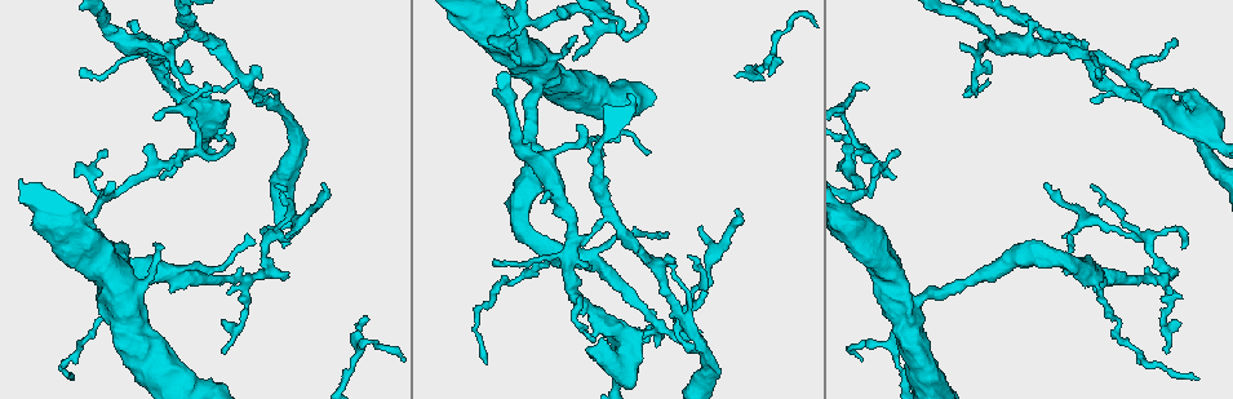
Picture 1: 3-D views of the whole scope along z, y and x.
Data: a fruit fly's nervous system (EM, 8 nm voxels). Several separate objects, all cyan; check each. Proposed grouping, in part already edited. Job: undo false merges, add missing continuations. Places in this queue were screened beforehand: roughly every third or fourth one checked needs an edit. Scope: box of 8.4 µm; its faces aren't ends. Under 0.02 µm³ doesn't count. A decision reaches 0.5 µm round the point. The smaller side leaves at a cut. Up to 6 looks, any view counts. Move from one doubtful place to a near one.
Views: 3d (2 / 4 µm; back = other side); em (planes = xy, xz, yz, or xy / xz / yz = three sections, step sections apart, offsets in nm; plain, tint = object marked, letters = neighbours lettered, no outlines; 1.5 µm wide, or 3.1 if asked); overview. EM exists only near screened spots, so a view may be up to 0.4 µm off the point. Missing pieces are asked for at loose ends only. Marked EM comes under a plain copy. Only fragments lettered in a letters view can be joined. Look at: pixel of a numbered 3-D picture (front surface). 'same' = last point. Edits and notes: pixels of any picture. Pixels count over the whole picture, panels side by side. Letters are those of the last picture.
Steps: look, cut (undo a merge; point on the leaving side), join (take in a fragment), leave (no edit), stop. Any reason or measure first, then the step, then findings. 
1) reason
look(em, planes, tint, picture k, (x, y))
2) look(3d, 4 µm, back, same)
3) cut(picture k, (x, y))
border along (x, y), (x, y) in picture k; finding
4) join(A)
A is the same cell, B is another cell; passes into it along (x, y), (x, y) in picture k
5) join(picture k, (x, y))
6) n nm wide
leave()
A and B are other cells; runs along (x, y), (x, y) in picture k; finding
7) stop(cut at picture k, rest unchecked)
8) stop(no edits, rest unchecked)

arms part here
look(3d, 4 µm, picture 1, (862, 151))

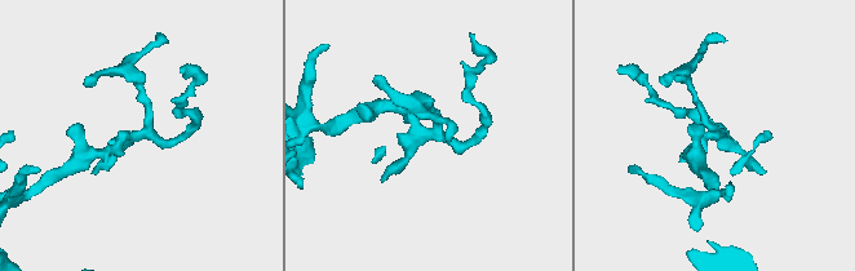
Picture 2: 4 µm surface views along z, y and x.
look(em, xy, step 8, tint, picture 2, (141, 131))

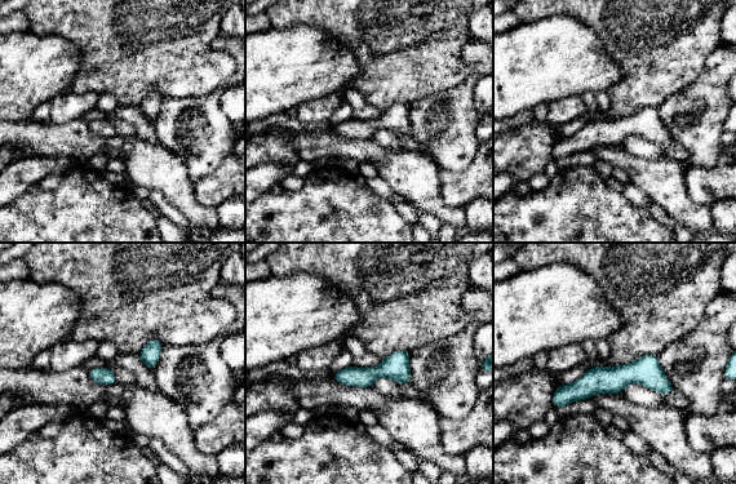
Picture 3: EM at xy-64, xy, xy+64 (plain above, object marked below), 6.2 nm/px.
another direction
look(em, yz, step 8, letters, same)

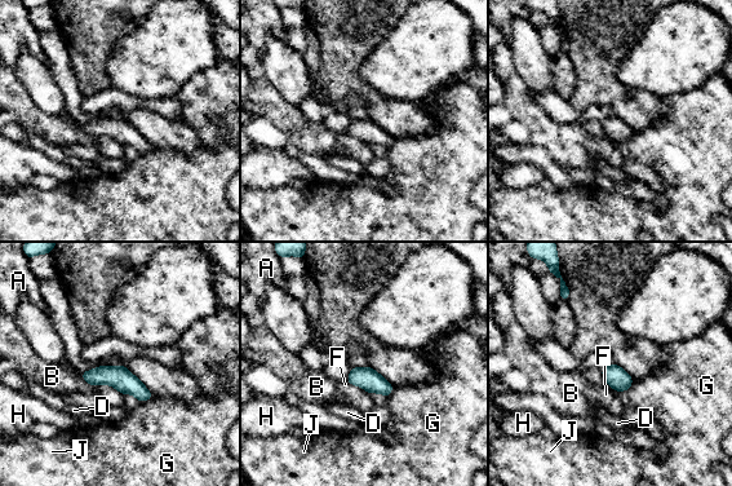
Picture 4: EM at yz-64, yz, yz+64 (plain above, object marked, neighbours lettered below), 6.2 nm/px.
F touches over 200 nm
leave()
A, B, D, F, G, H and J are other cells; runs along (85, 375), (115, 375), (147, 396) in picture 4; one cell here

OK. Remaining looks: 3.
two arms in line, one across
look(em, planes, letters, picture 1, (537, 79))

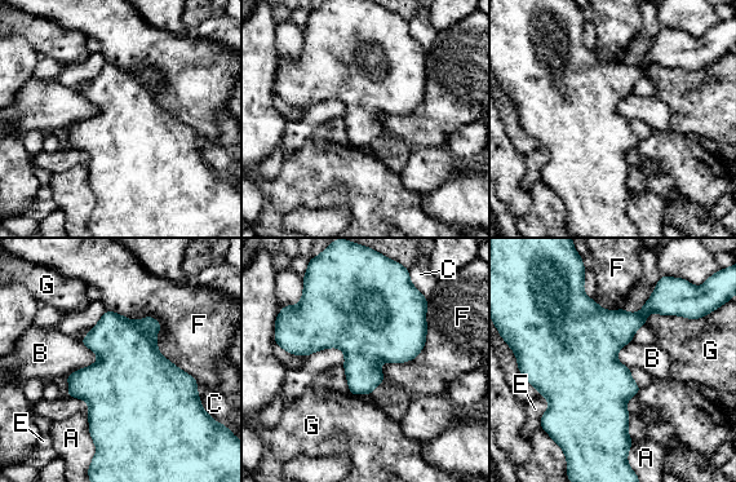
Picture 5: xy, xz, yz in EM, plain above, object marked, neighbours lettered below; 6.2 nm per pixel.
340 nm wide
leave()
A, B, C, E, F and G are other cells; border along (80, 339), (97, 359), (66, 376) in picture 5; continuous, no second cell

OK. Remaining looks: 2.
three-way junction
look(em, planes, letters, picture 1, (1075, 52))

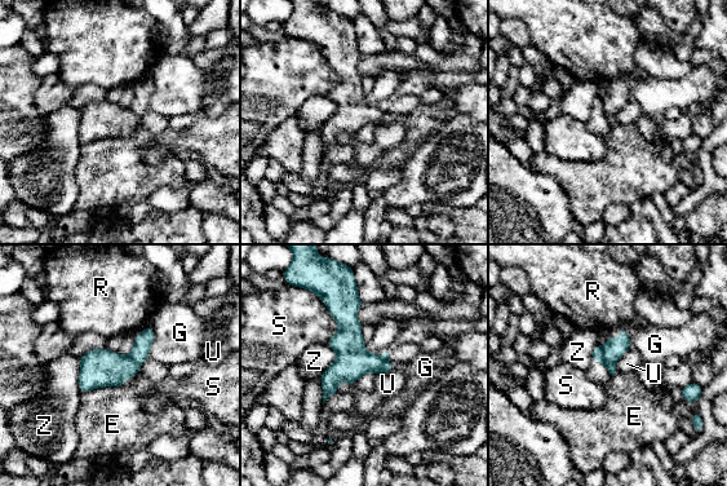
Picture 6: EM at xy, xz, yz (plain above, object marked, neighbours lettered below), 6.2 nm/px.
cut(picture 6, (615, 348))
E, G, R, S, U and Z are other cells; border along (602, 348), (603, 357), (612, 363) in picture 6; two cells meet here

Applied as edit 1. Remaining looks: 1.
stop(cut at picture 6, rest unchecked)

